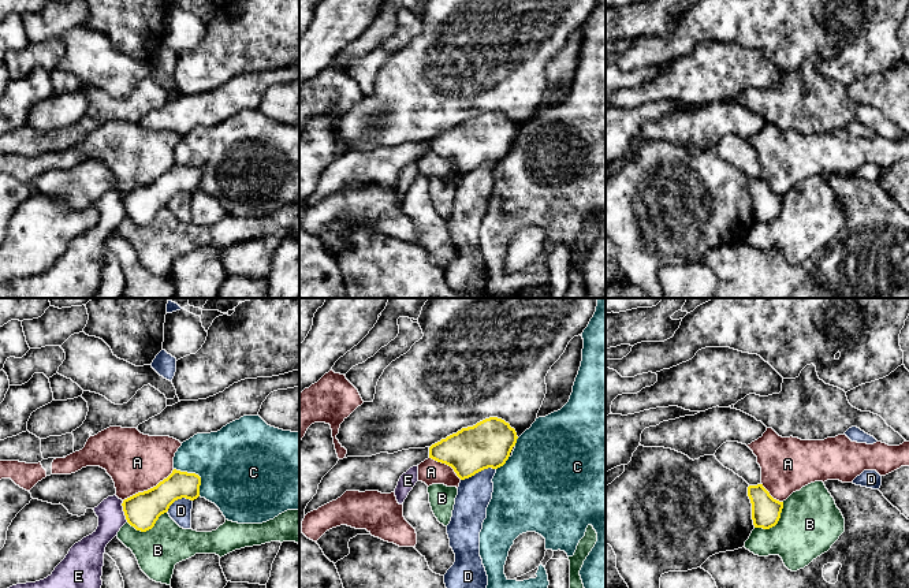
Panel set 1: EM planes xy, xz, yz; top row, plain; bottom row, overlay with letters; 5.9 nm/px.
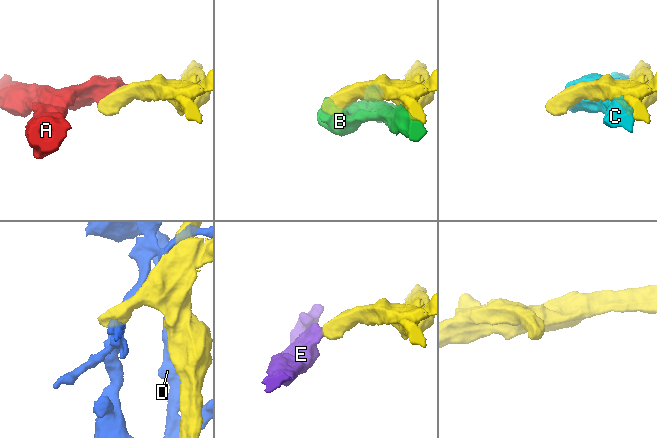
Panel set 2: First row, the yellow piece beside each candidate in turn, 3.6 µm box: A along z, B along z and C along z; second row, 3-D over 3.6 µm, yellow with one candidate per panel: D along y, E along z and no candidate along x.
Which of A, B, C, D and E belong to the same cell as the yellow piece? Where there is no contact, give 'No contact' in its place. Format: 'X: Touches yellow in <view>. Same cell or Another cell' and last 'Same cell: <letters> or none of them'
A: Touches yellow in xy. Another cell
B: Touches yellow in yz. Another cell
C: Touches yellow in xy. Another cell
D: Touches yellow in xz. Another cell
E: Touches yellow in xy. Another cell
Same cell: none of them

